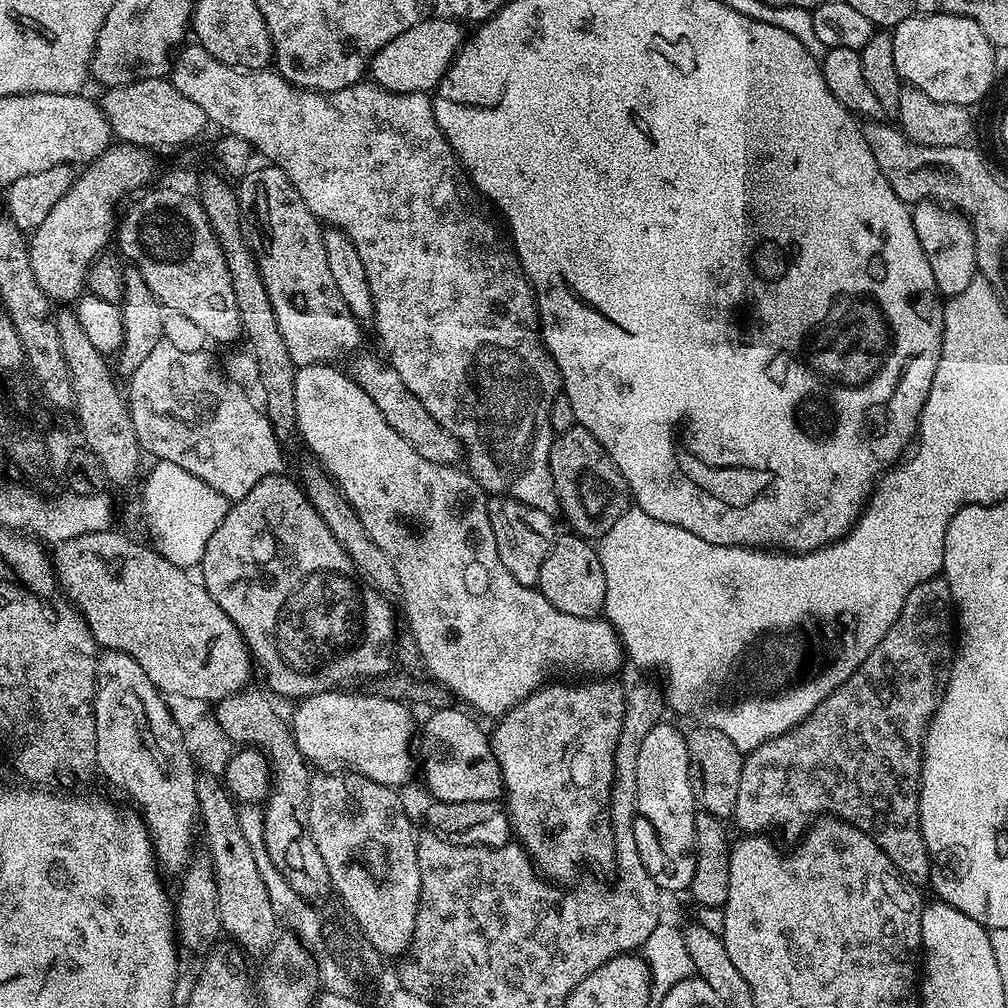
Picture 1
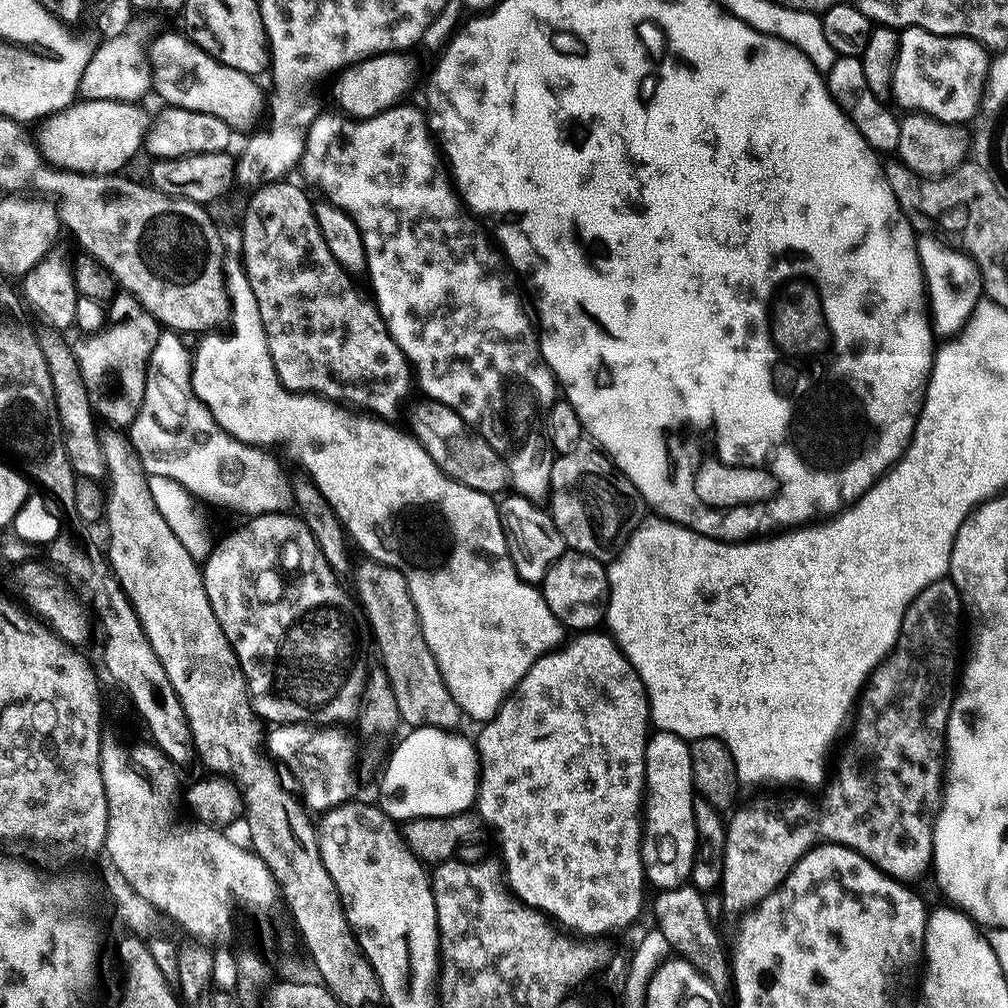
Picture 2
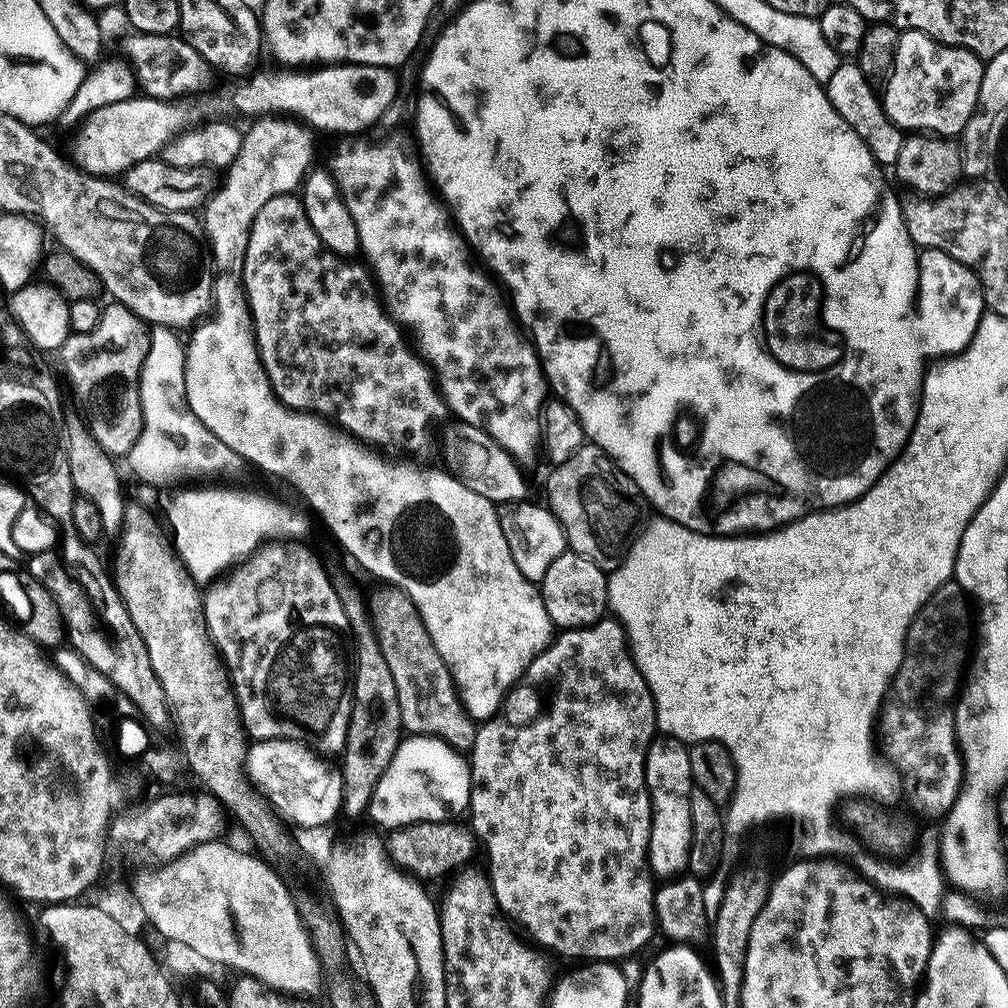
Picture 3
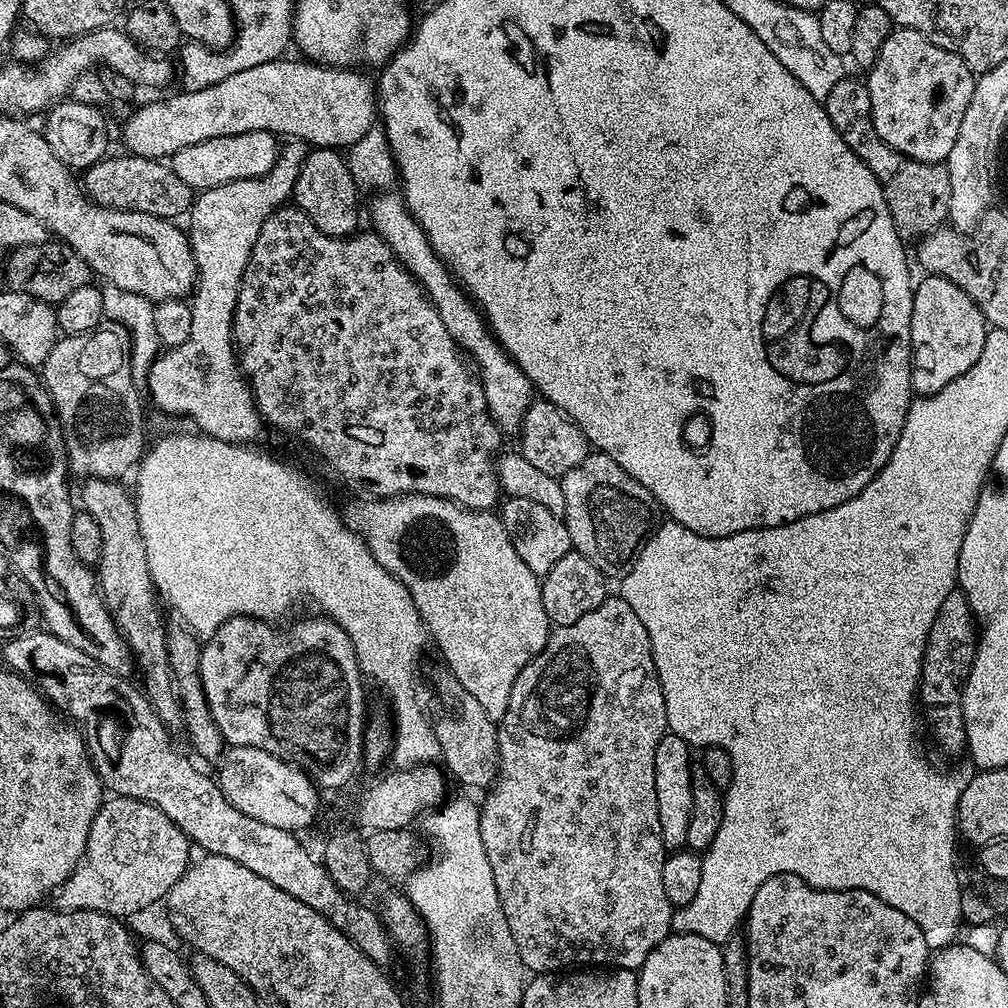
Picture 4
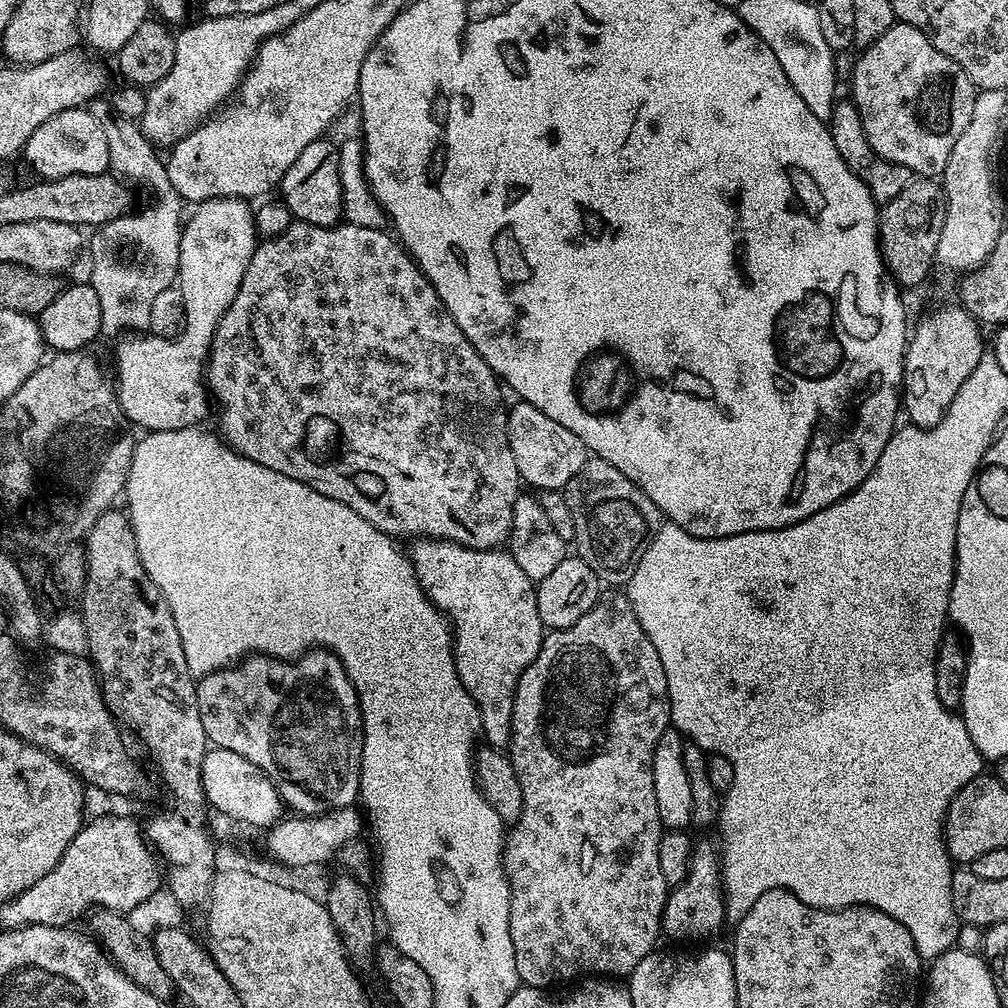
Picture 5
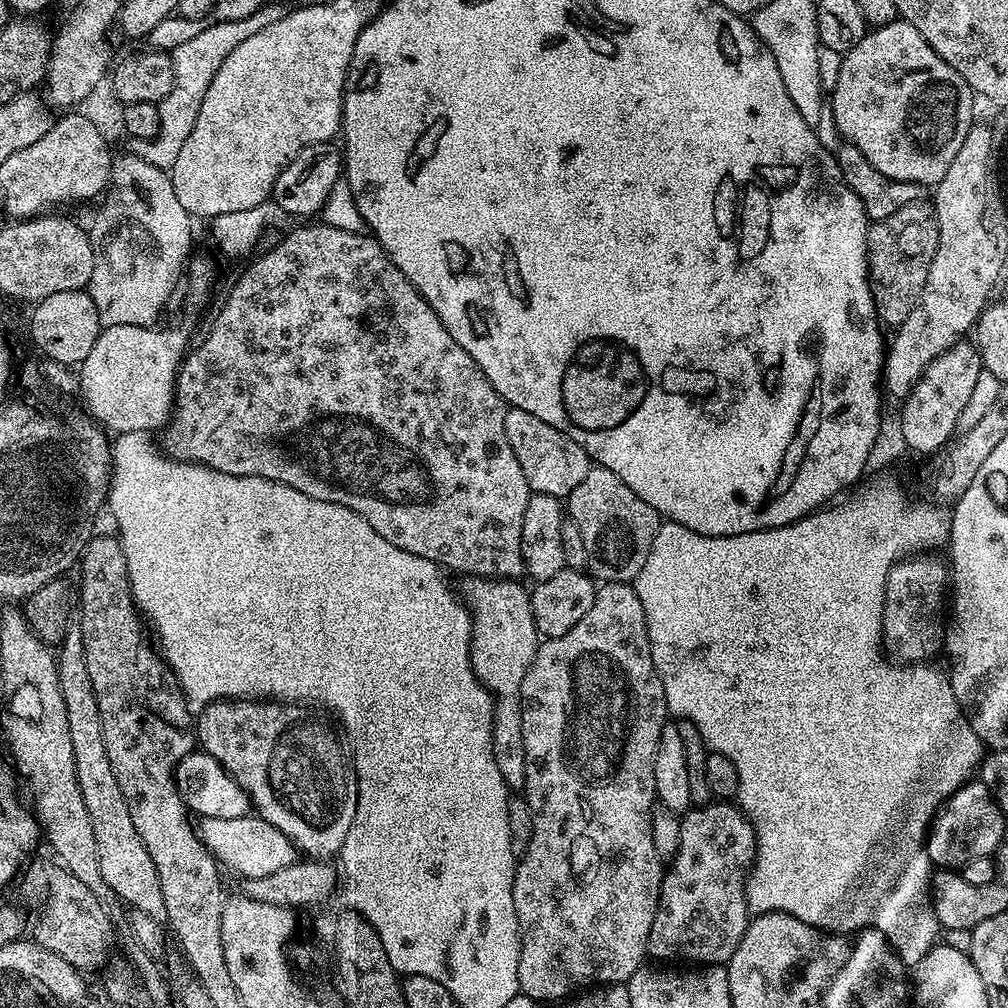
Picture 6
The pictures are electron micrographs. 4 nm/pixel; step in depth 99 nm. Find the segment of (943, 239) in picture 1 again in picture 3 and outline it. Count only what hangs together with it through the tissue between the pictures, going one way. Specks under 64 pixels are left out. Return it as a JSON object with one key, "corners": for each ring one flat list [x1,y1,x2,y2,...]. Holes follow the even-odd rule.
{"corners":[[925,248,919,253,920,287,916,298,916,318,918,332,922,337,922,348,925,353,933,352,936,358,951,358,957,352,964,351,964,347,974,338,974,330,978,326,981,316,986,311,984,289,980,287,980,279,968,265,950,258,937,248]]}

